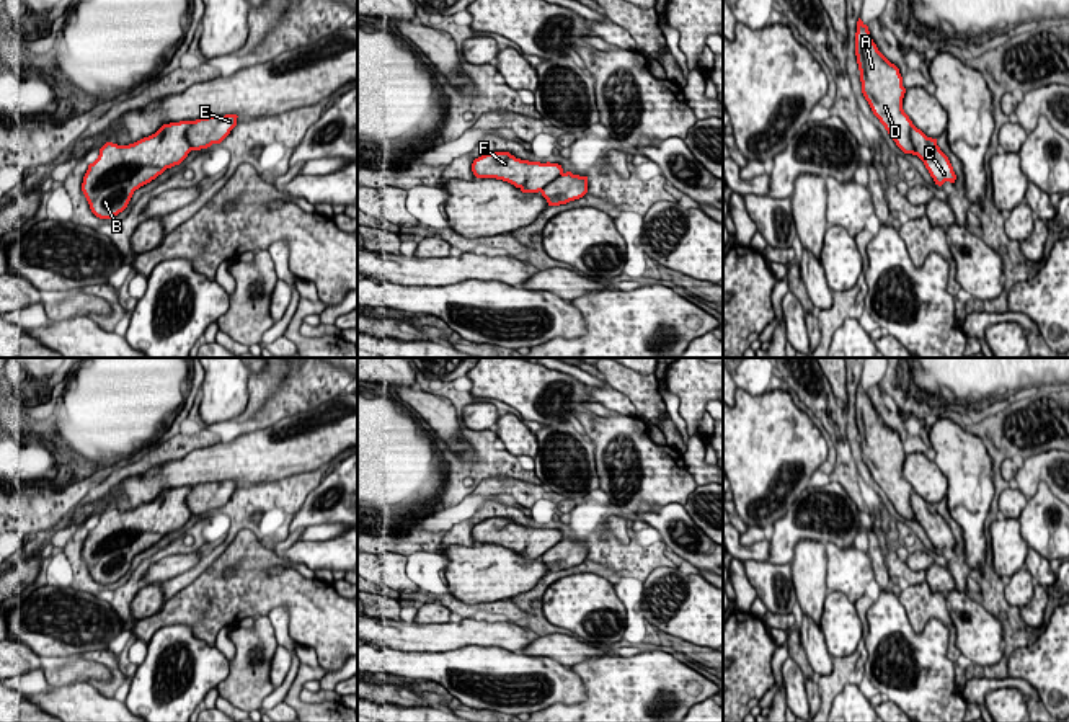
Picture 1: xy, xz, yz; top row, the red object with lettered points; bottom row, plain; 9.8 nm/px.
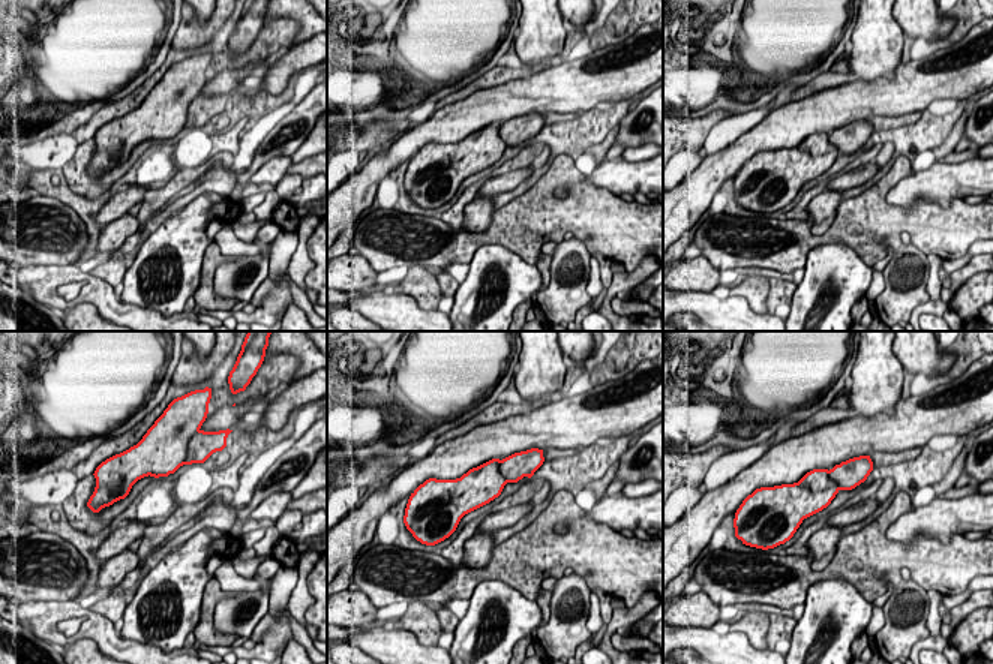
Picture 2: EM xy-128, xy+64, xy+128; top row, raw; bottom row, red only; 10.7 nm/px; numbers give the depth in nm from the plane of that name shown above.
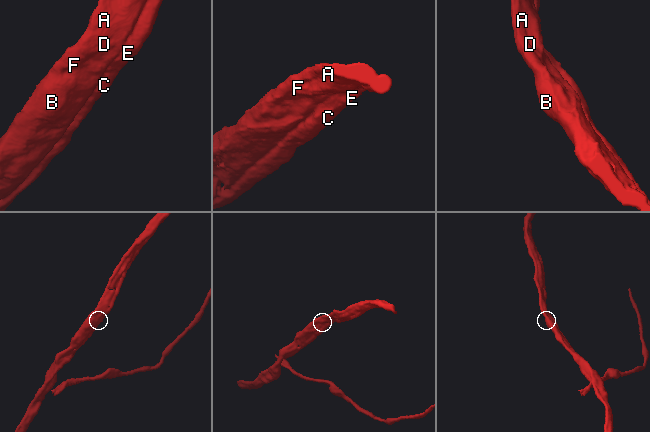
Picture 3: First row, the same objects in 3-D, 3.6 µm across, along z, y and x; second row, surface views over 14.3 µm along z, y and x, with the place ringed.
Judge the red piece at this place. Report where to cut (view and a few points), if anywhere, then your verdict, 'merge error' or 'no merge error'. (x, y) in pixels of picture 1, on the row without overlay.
no cut | no merge error

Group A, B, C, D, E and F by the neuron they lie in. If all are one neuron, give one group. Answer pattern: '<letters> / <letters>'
A B C D E F

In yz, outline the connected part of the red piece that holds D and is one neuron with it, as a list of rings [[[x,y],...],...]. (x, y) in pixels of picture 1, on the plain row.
[[[860,384],[855,399],[855,421],[862,459],[896,511],[904,519],[917,521],[935,550],[955,549],[953,533],[937,511],[937,505],[927,503],[904,479],[903,464],[906,454],[903,452],[899,435],[878,417],[868,392]]]

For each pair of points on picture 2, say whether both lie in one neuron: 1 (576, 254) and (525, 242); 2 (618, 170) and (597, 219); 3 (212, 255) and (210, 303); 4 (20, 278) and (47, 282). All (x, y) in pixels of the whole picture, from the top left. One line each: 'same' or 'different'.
1: different
2: different
3: same
4: same

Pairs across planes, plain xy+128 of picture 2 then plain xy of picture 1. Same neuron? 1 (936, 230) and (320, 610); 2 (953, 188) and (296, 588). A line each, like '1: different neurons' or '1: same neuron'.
1: same neuron
2: different neurons

